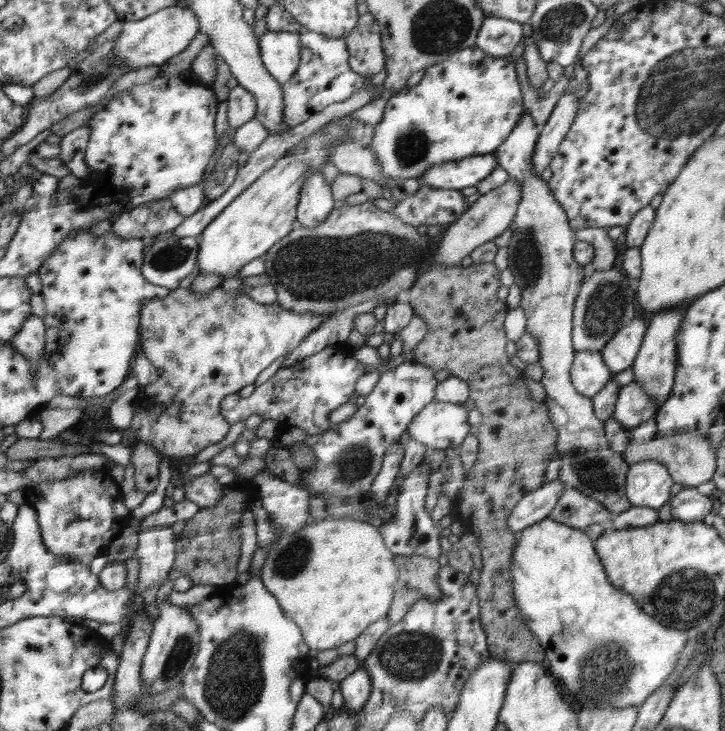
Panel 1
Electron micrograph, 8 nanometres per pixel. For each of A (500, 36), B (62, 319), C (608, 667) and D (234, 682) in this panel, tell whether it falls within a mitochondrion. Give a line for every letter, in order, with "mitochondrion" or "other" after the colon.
A: mitochondrion
B: other
C: mitochondrion
D: mitochondrion

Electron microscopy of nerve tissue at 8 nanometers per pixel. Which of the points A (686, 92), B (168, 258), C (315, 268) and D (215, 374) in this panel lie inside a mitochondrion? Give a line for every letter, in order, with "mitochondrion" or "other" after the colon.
A: mitochondrion
B: mitochondrion
C: mitochondrion
D: other

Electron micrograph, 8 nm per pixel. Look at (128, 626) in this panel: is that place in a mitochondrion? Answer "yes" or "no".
no

